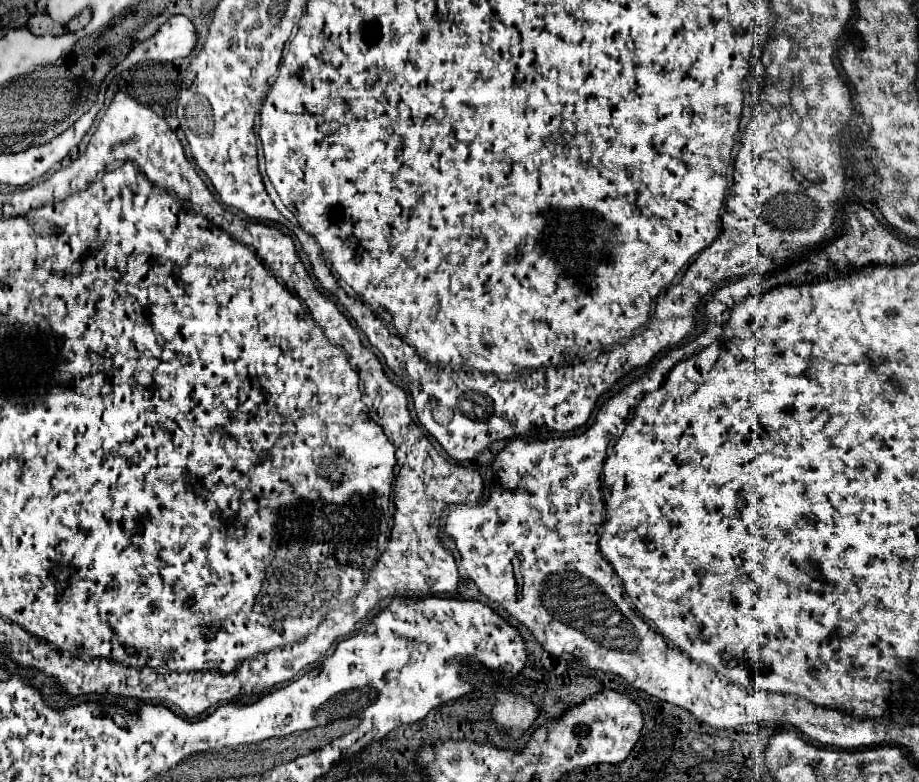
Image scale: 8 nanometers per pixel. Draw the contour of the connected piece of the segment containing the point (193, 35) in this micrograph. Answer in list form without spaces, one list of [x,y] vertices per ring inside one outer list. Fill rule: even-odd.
[[[173,16],[163,26],[159,26],[159,30],[151,38],[135,44],[125,62],[127,68],[143,60],[171,62],[189,56],[195,44],[197,44],[197,32],[191,20],[185,16]]]

